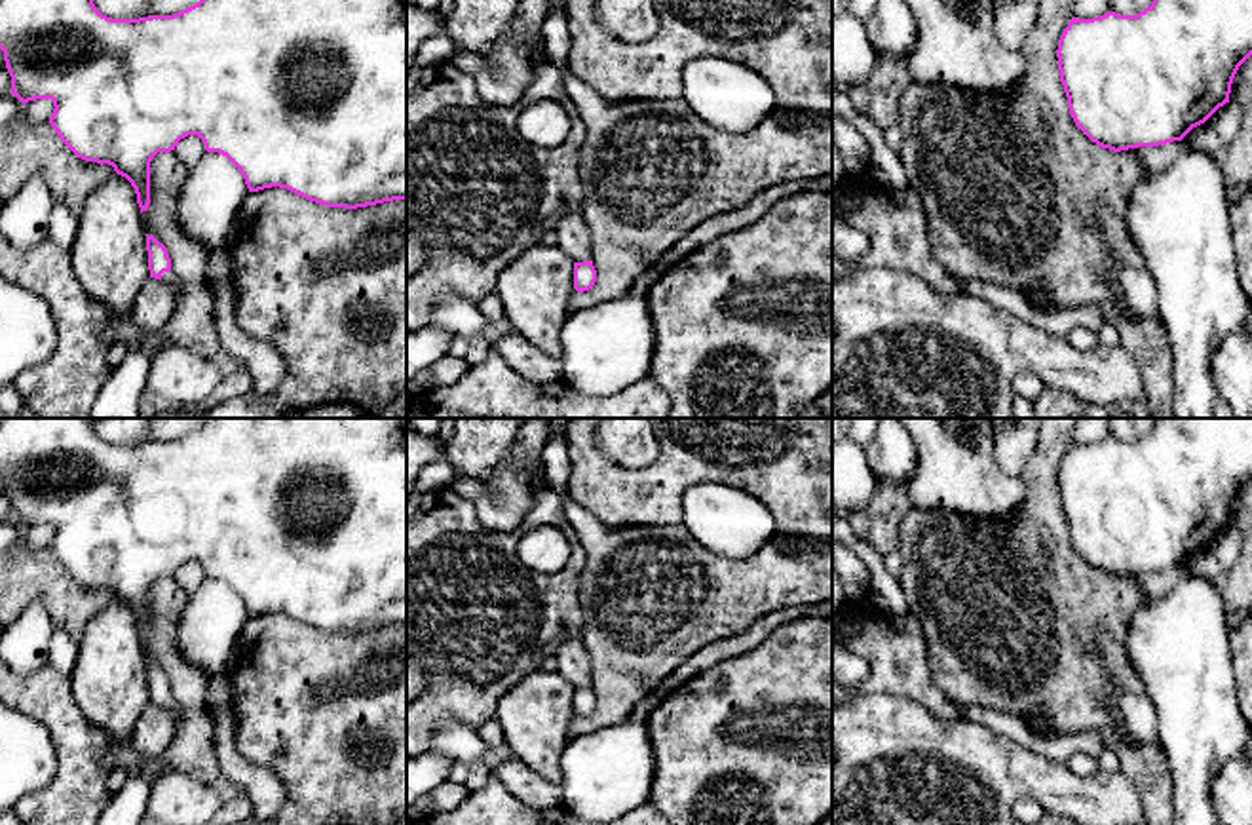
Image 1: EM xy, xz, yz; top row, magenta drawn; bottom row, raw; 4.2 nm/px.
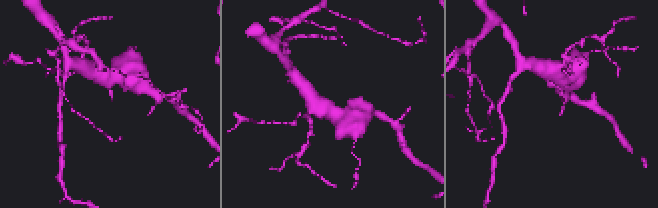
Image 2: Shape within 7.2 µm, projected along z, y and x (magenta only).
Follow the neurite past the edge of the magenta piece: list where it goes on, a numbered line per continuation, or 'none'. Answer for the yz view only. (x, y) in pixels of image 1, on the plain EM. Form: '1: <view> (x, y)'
none

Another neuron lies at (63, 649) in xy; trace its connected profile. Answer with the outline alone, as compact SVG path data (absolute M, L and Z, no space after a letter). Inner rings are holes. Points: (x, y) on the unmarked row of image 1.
M55 629L49 643L49 663L51 667L70 677L76 658L78 658L80 643L65 629Z

